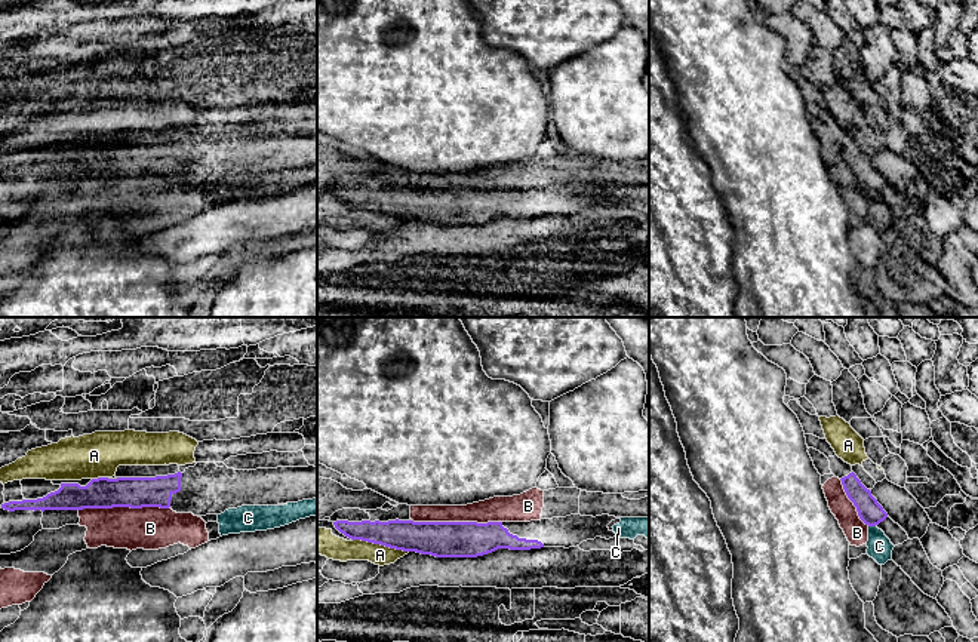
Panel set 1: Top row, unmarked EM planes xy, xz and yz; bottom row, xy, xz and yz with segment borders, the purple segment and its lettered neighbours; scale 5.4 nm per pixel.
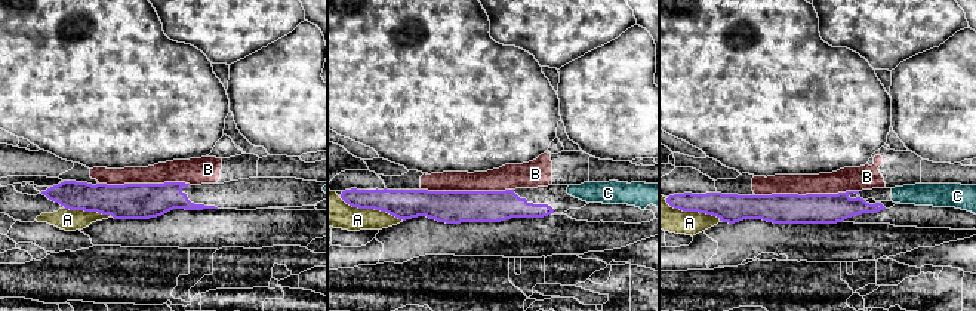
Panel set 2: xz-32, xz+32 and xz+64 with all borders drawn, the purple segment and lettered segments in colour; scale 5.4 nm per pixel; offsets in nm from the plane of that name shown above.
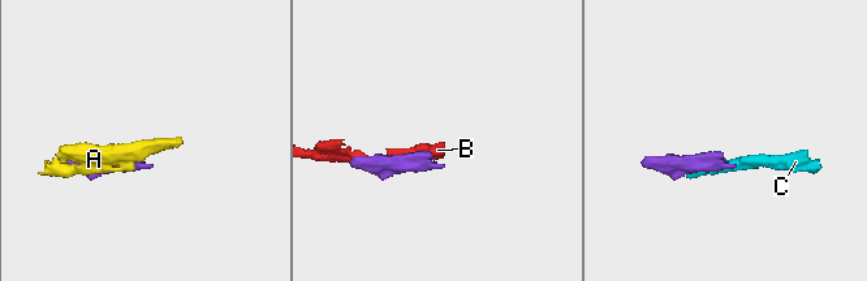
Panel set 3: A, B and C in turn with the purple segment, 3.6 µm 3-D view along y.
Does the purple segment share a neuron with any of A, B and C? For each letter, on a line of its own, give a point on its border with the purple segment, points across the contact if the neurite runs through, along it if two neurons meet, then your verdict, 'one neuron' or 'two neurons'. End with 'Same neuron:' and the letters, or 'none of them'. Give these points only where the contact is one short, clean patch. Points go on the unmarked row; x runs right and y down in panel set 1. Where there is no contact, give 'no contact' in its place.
A: contact xz (381, 212); two neurons
B: contact xy (123, 174); two neurons
C: contact yz (872, 193); border yz (869, 193), (875, 194); two neurons
Same neuron: none of them

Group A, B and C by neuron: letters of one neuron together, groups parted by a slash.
A / B / C

